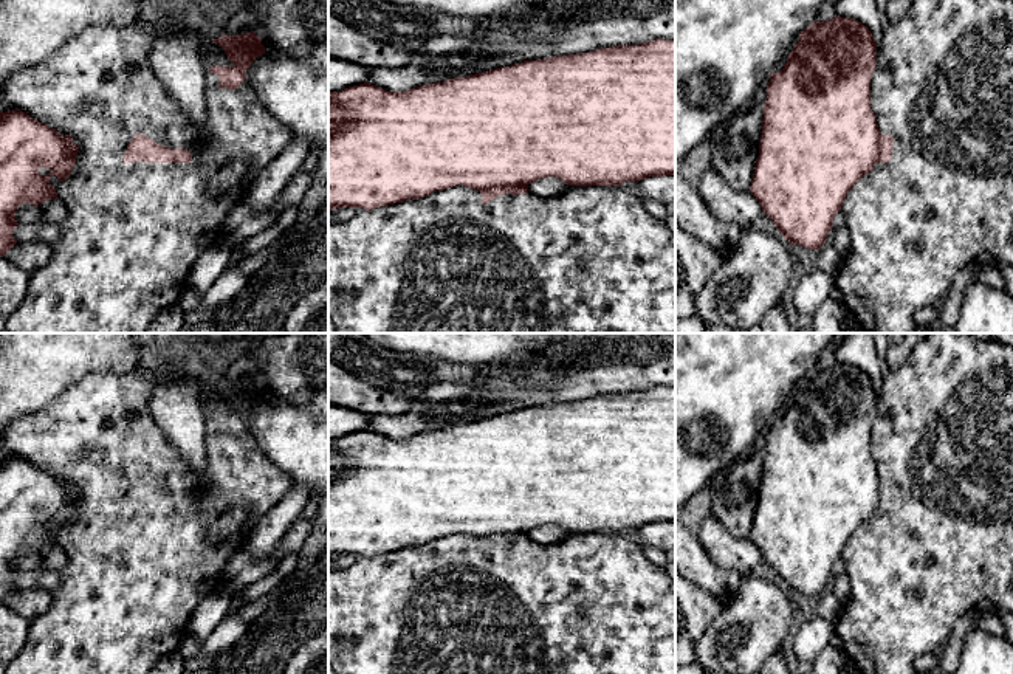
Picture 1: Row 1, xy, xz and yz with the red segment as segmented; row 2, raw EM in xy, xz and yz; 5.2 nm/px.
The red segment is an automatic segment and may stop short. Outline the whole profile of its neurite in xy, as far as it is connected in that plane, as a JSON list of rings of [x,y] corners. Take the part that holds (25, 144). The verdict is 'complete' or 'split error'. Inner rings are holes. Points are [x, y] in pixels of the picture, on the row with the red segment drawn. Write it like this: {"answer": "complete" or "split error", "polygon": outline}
{"answer": "complete", "polygon": [[[22,110],[0,112],[0,257],[17,243],[12,232],[19,226],[19,206],[31,203],[37,208],[46,200],[57,198],[50,180],[53,175],[59,181],[67,180],[77,161],[77,152],[79,146],[70,135],[62,136]]]}

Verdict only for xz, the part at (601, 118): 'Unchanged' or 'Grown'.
Unchanged

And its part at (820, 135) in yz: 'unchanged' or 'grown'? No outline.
unchanged

